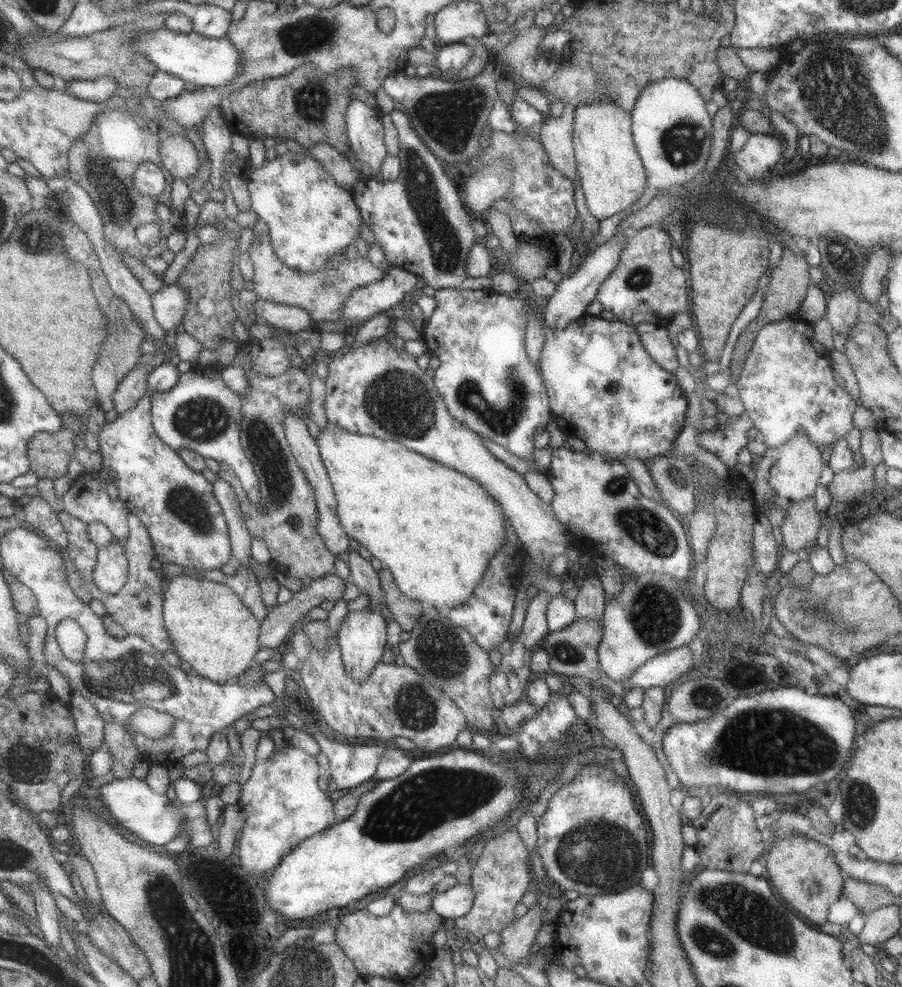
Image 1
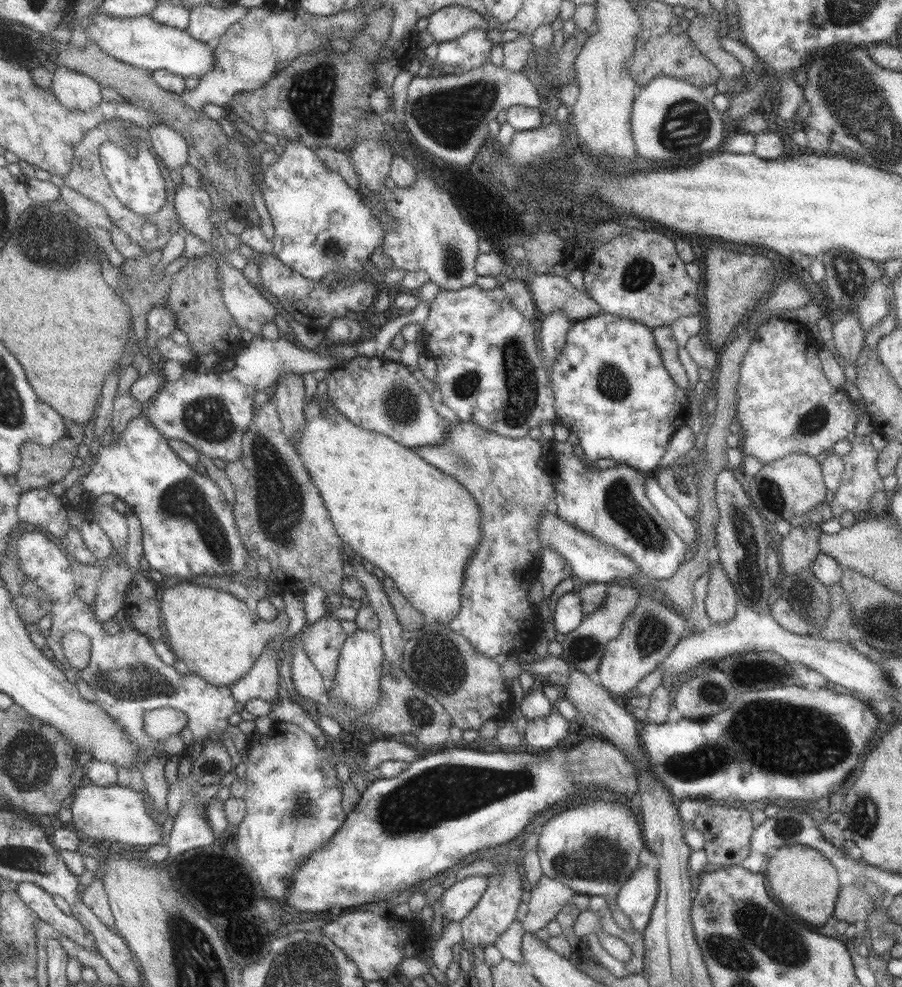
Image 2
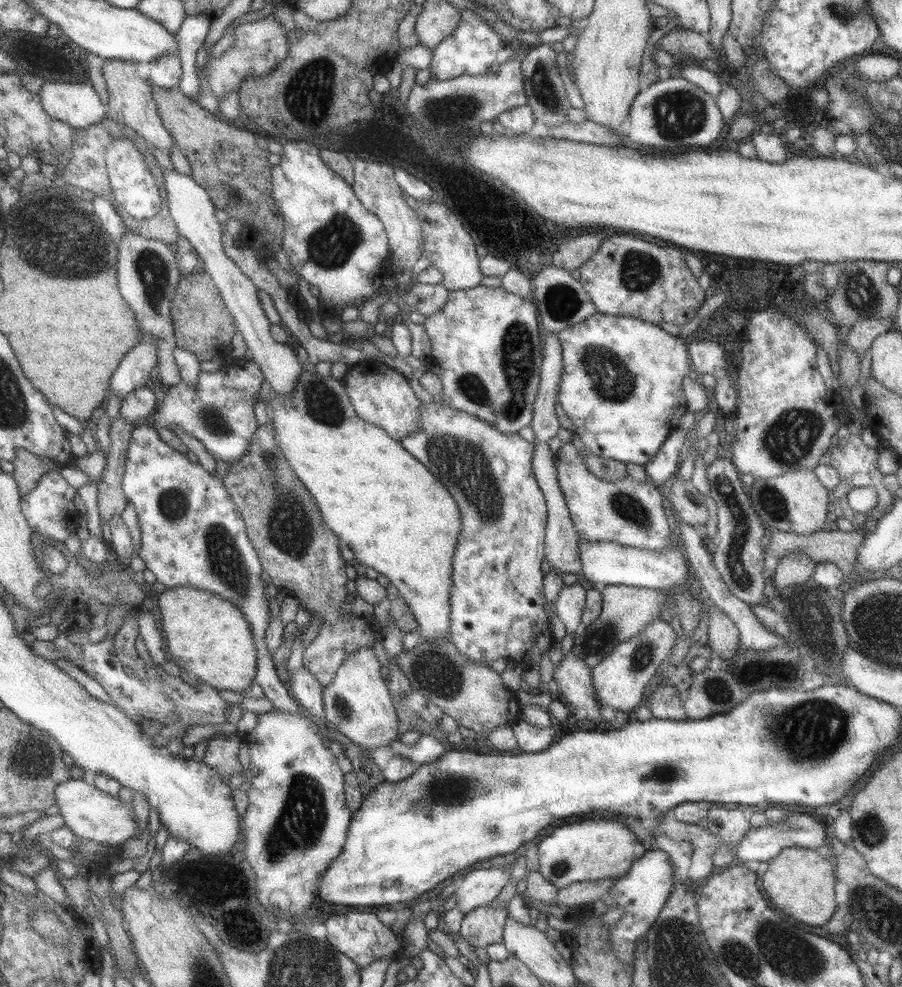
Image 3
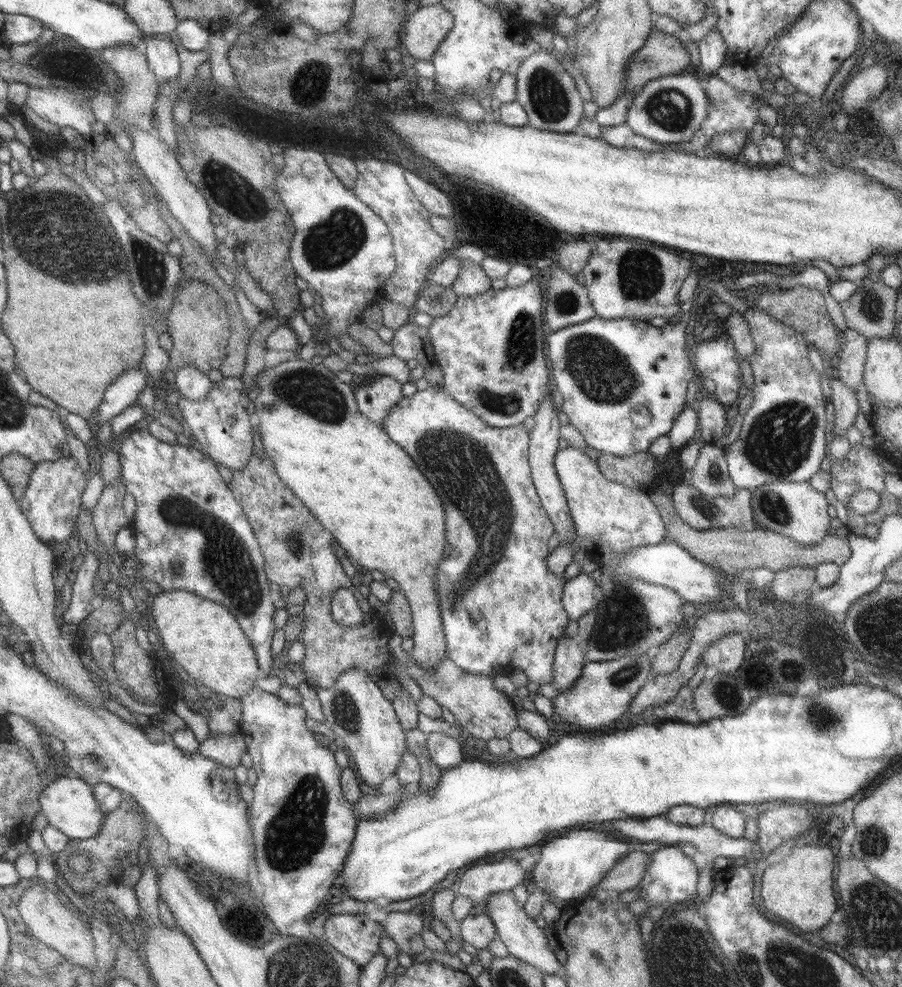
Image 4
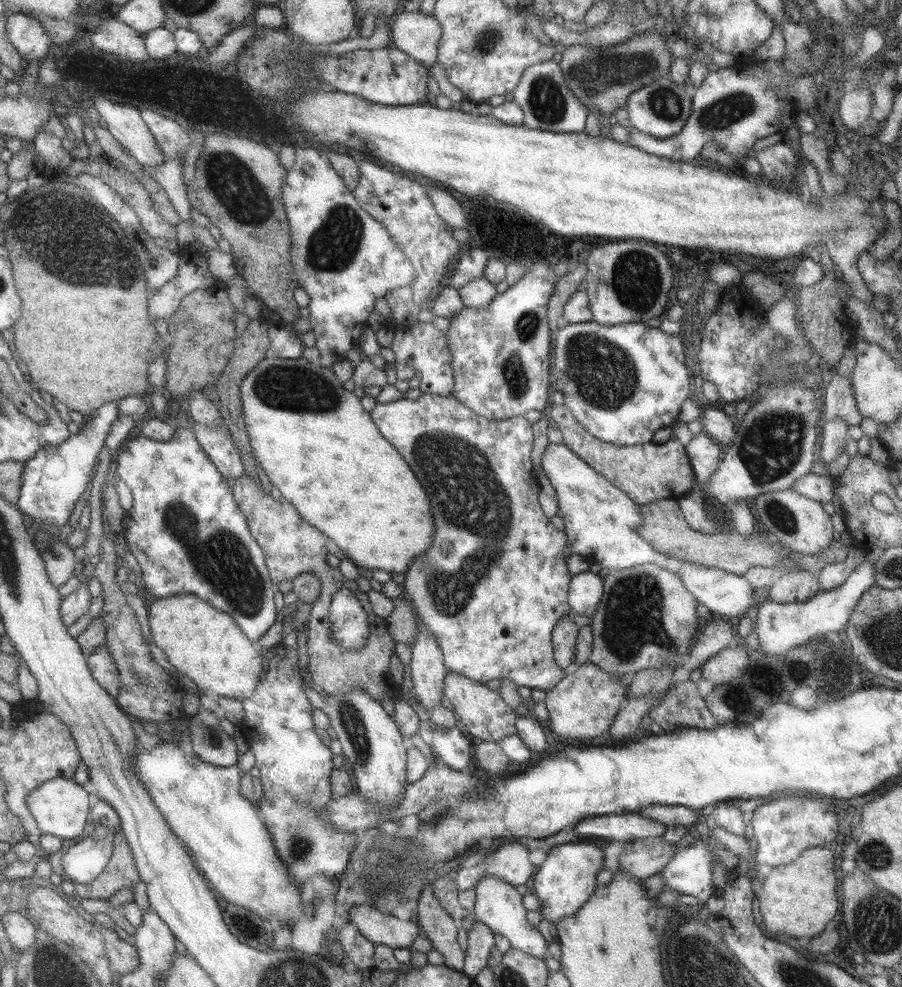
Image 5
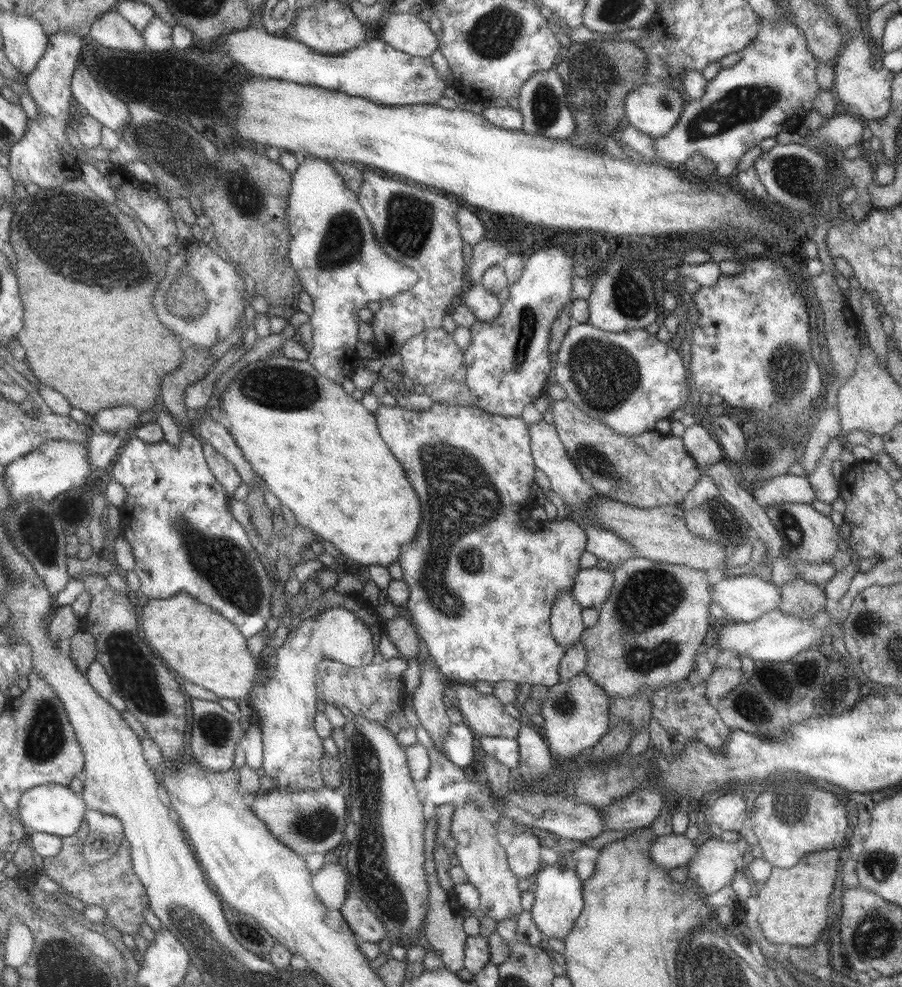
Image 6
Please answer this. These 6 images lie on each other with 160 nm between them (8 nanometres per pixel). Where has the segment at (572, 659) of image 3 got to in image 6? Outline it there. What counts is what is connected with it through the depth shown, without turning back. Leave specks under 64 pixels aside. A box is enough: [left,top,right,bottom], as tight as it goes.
[548,589,583,648]

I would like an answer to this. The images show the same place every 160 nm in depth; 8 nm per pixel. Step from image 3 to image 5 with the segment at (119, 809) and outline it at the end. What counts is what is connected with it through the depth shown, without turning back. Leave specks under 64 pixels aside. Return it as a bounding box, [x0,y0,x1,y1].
[28,777,95,841]

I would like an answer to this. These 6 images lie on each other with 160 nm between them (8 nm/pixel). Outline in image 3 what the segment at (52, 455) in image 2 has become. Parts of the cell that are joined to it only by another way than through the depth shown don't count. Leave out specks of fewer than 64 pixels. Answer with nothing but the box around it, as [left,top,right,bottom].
[12,449,64,496]

